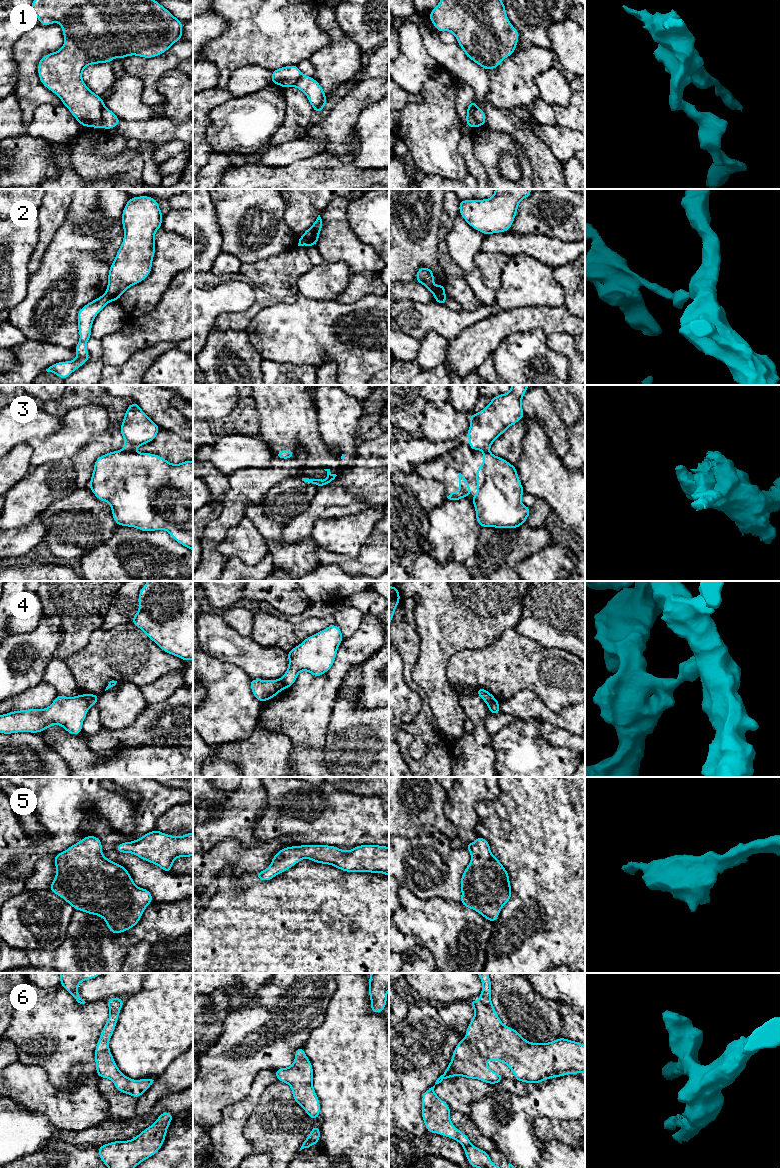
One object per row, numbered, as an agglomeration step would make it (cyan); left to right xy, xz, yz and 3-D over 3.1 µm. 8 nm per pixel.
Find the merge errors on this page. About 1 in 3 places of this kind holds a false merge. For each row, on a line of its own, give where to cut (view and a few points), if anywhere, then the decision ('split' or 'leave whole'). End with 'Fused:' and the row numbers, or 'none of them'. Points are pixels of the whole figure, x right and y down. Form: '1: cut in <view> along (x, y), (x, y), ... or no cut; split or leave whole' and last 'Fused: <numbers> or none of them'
1: cut in xy along (104, 106), (102, 111), (102, 127); split
2: cut in yz along (444, 293), (435, 296); split
3: cut in xz along (331, 481), (324, 482); split
4: cut in xy along (83, 694), (91, 705); split
5: no cut; leave whole
6: no cut; leave whole
Fused: 1, 2, 3, 4

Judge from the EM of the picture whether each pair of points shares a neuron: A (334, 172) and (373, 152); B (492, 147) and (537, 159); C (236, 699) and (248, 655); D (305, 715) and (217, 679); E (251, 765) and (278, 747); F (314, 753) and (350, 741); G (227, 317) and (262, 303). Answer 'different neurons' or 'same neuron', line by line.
A: different neurons
B: different neurons
C: different neurons
D: different neurons
E: same neuron
F: different neurons
G: same neuron

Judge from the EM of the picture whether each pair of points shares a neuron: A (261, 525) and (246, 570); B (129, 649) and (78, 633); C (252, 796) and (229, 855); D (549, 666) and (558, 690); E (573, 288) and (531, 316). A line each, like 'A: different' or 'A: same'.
A: different
B: different
C: different
D: same
E: different

